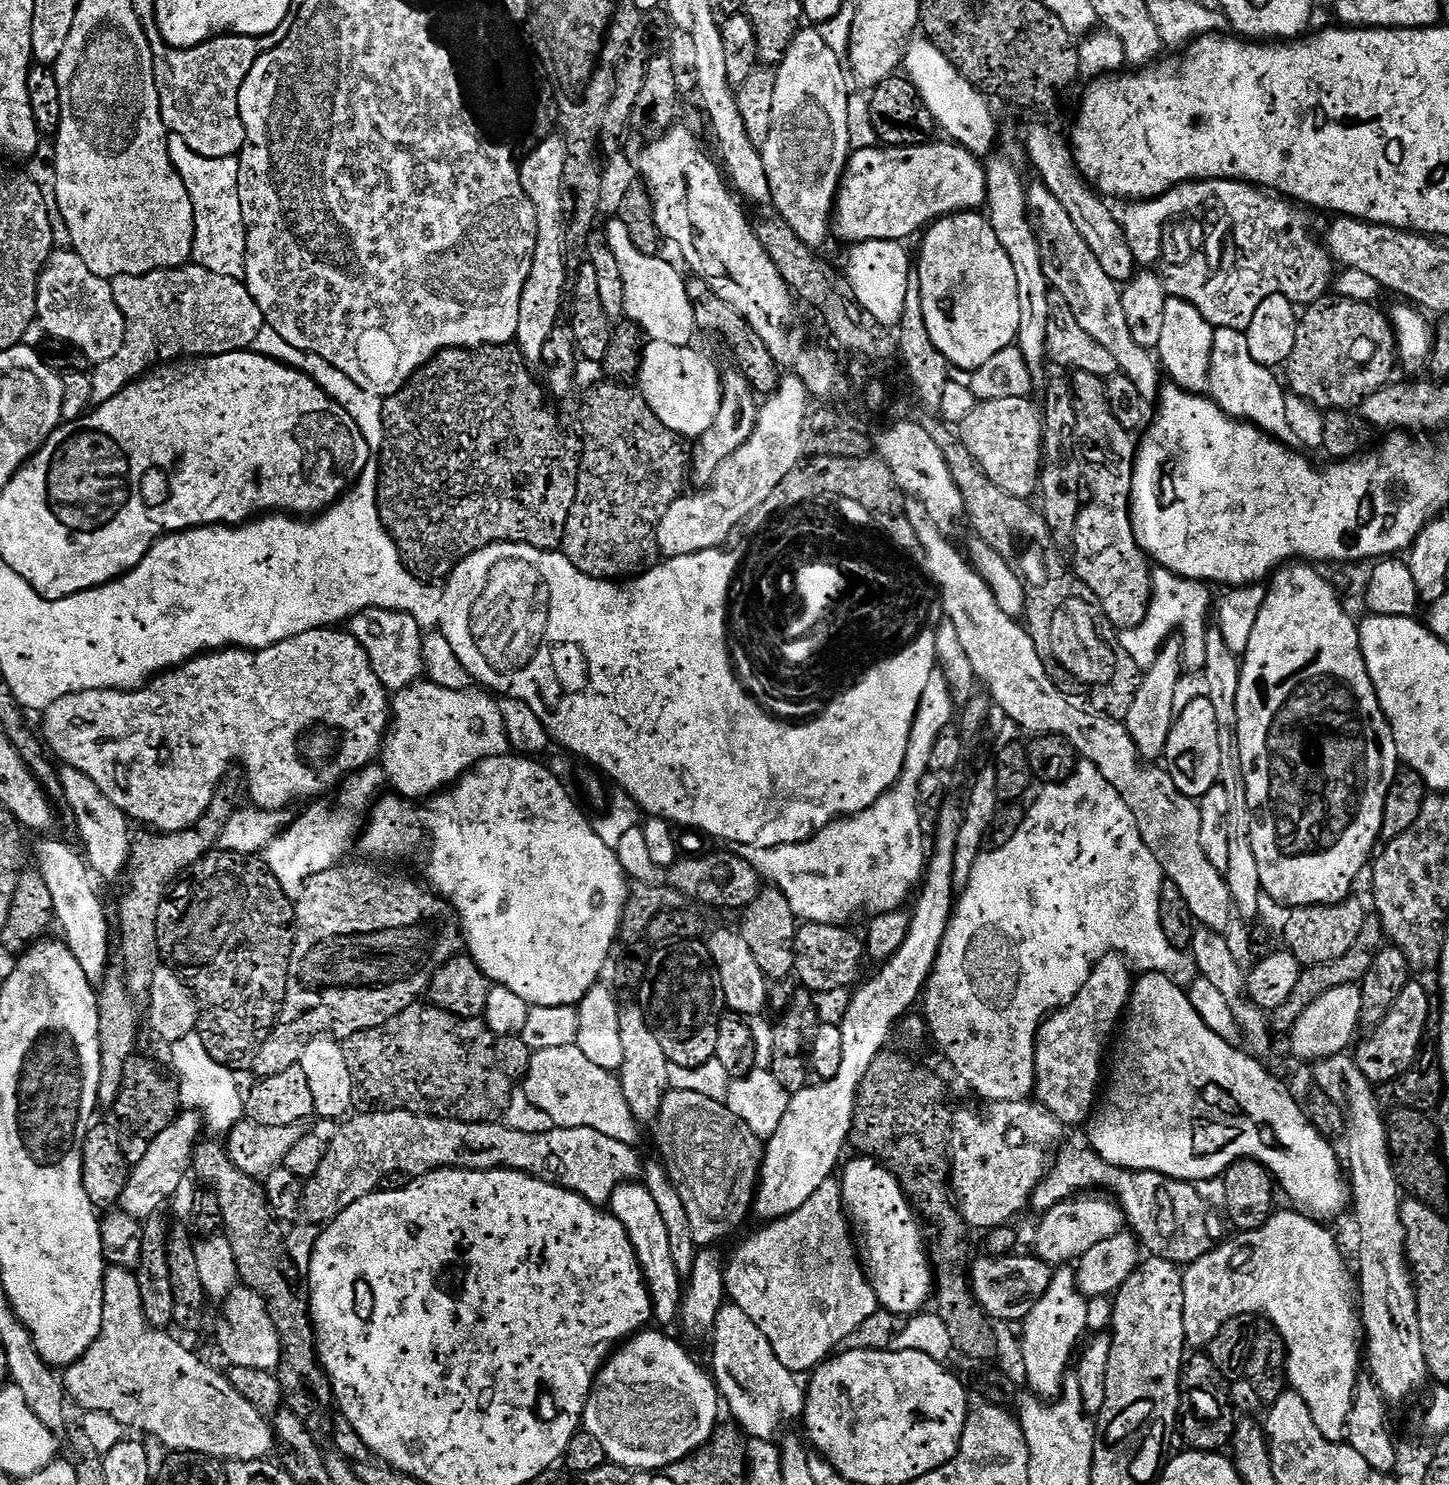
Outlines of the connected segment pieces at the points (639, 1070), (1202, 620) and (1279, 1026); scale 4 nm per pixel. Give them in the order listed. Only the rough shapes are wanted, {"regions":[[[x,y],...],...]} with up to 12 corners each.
{"regions":[[[639,1003],[621,1007],[620,1085],[648,1126],[670,1090],[668,1059]],[[1162,567],[1146,618],[1119,633],[1141,670],[1180,630],[1182,662],[1206,662],[1211,589]],[[1365,915],[1358,942],[1340,960],[1309,964],[1294,994],[1270,1014],[1291,1033],[1322,994],[1359,985],[1386,947],[1383,921]]]}

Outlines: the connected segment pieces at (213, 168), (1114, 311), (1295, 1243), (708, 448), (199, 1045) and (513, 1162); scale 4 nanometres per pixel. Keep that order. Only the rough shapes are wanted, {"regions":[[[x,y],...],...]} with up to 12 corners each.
{"regions":[[[169,135],[194,206],[192,260],[243,280],[237,157]],[[1028,184],[1051,291],[1155,401],[1162,365],[1134,342],[1121,285],[1062,202]],[[1303,1211],[1183,1269],[1184,1343],[1264,1315],[1331,1444],[1362,1376],[1358,1280]],[[739,370],[725,371],[714,426],[690,452],[690,480],[711,484],[750,438],[758,396]],[[197,1031],[171,1043],[181,1105],[221,1134],[244,1116],[237,1075]],[[353,1115],[304,1184],[331,1224],[395,1172],[510,1168],[597,1206],[639,1181],[598,1130]]]}

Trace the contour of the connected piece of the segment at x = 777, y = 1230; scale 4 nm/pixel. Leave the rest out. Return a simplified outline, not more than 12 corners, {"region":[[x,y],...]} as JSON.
{"region":[[841,1185],[742,1241],[727,1295],[811,1373],[878,1310]]}

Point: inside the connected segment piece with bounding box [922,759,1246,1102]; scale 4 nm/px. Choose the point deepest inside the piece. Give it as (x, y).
(1076, 883)

